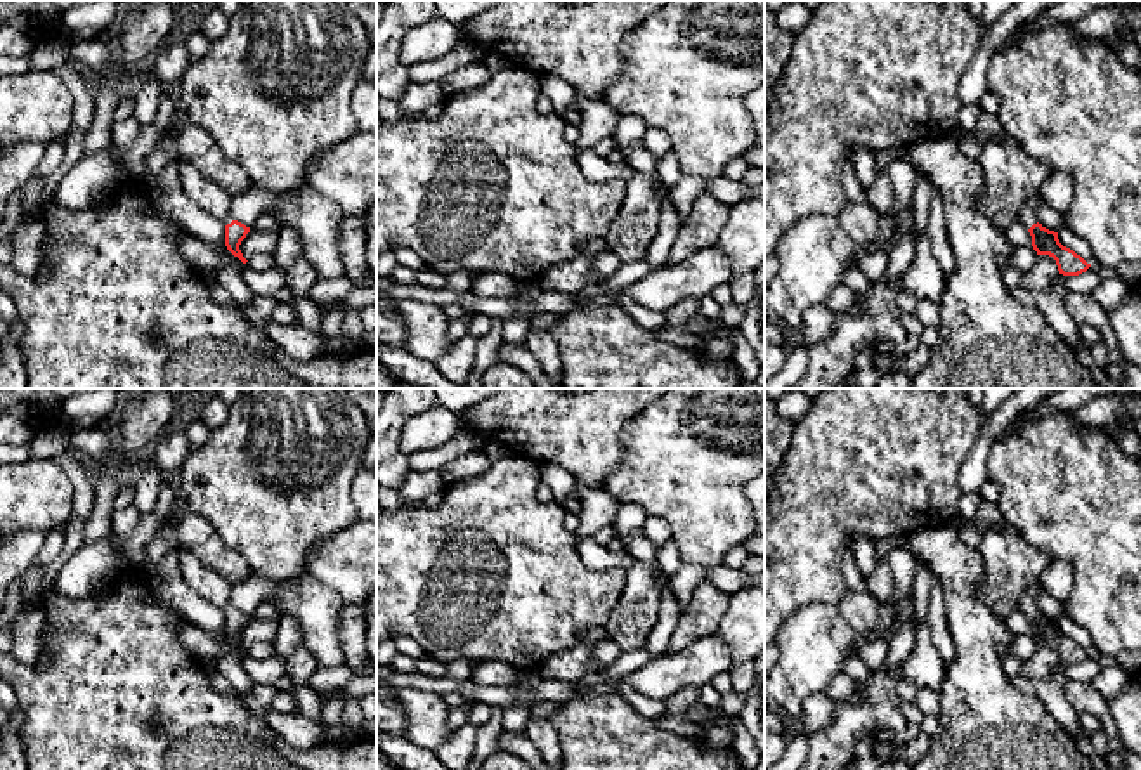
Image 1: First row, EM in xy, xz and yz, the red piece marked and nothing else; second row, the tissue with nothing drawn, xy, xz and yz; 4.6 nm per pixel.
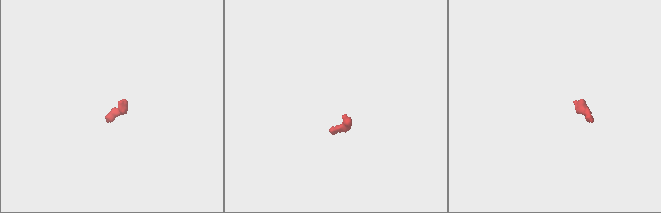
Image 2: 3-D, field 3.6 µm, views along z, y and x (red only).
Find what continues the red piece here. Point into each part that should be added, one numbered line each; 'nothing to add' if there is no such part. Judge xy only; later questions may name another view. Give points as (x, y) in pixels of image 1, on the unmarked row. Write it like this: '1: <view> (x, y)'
1: xy (207, 583)

